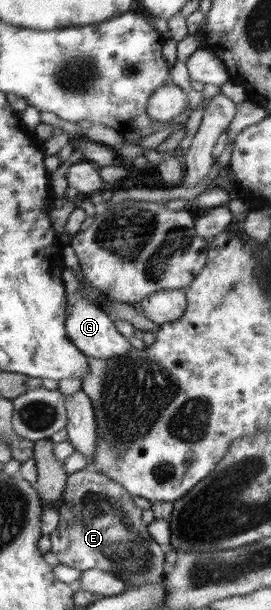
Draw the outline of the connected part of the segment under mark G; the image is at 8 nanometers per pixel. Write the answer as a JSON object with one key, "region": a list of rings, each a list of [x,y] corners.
{"region":[[[66,267],[61,276],[65,289],[65,298],[67,299],[65,330],[74,346],[77,346],[80,352],[83,352],[87,357],[98,359],[122,357],[128,353],[128,350],[133,348],[128,341],[129,338],[118,332],[112,318],[100,308],[100,305],[90,303],[81,282],[77,280],[74,272]]]}

